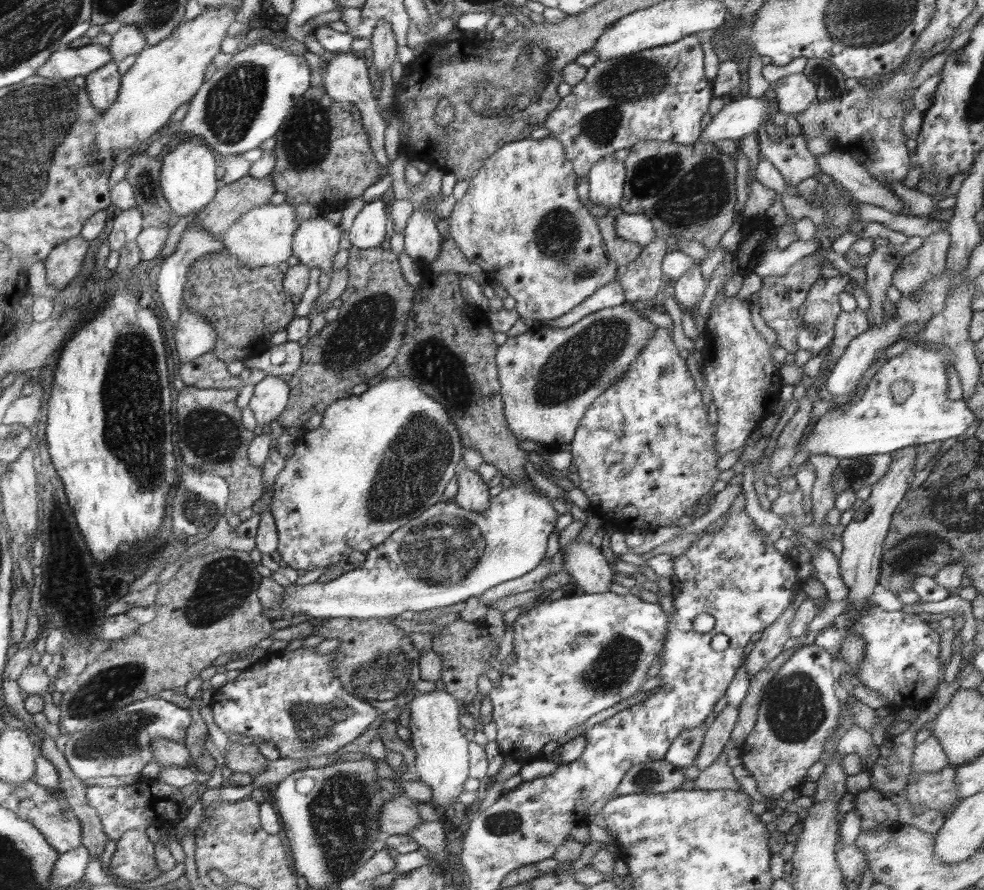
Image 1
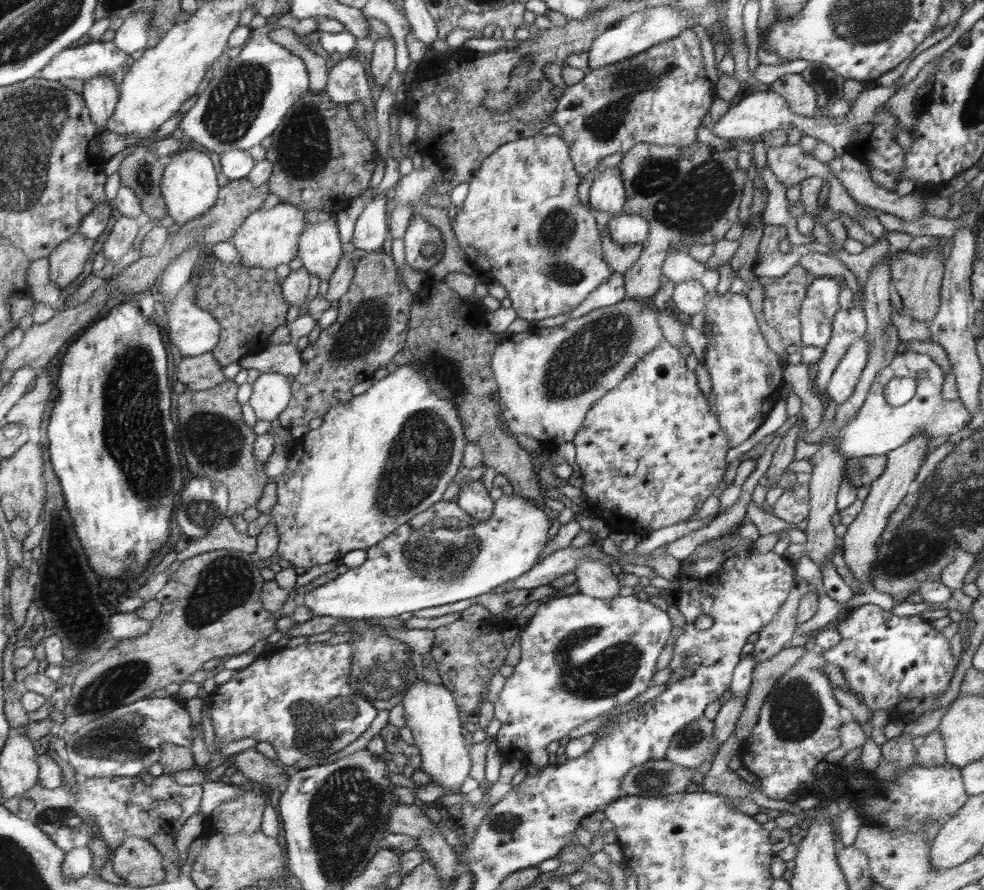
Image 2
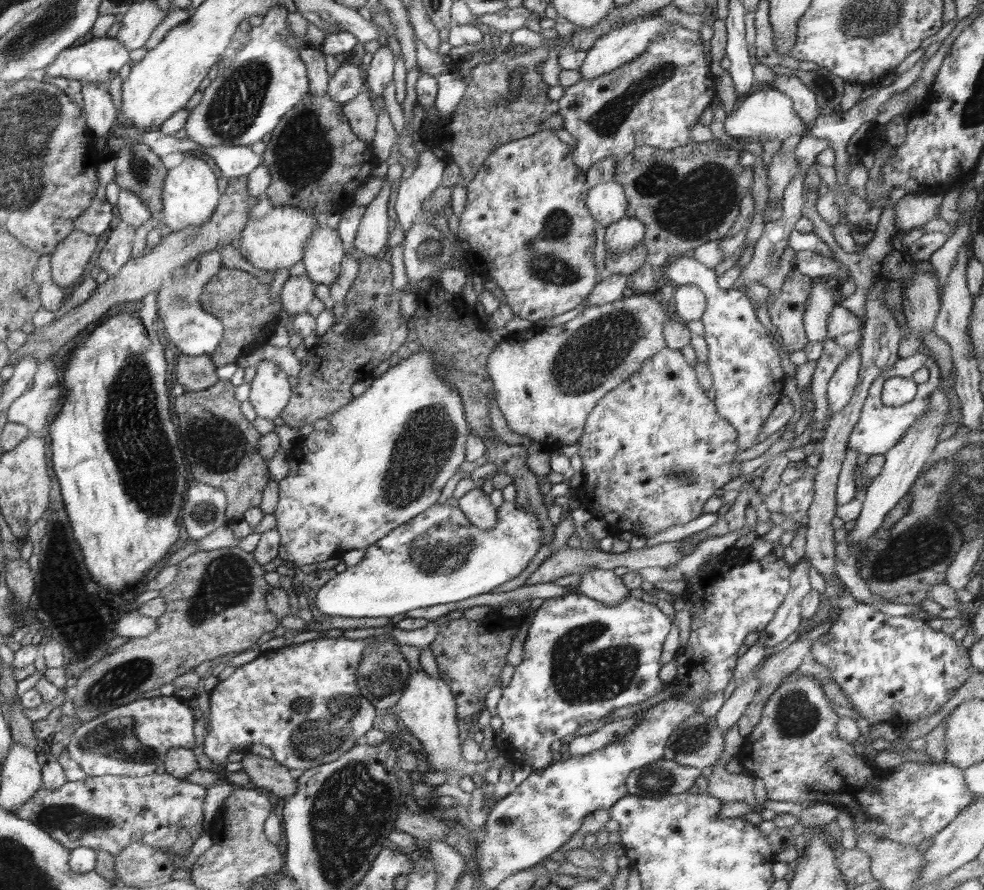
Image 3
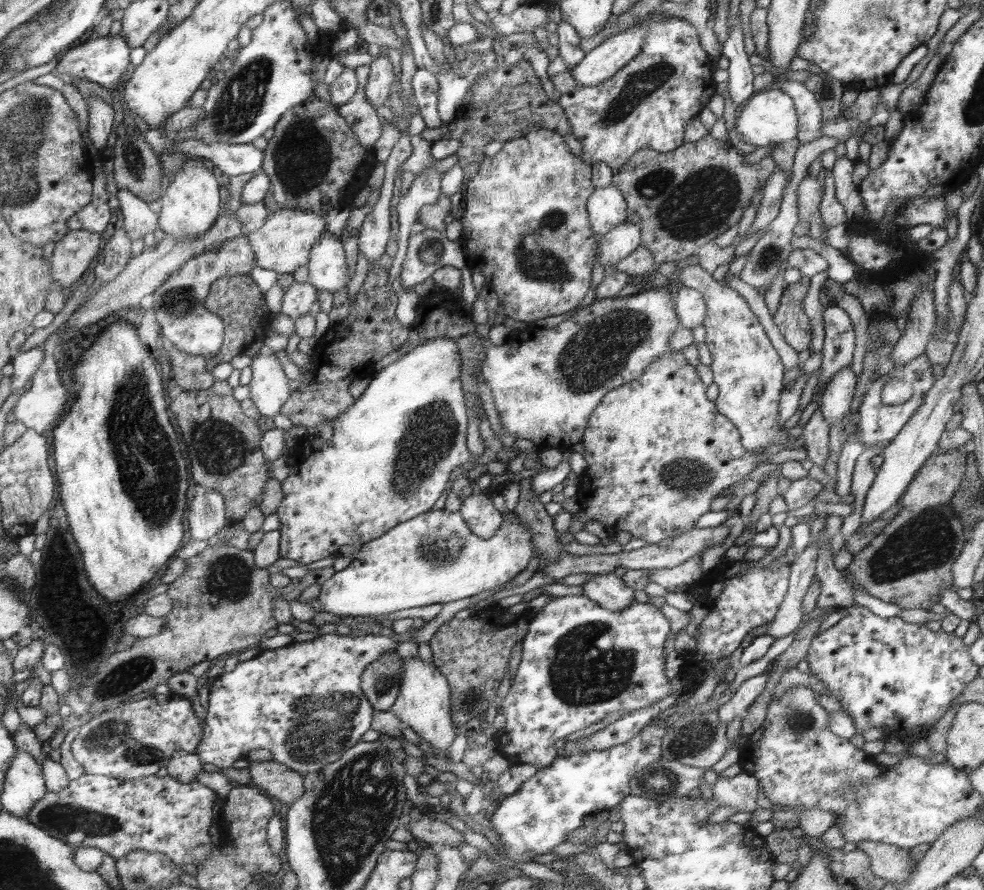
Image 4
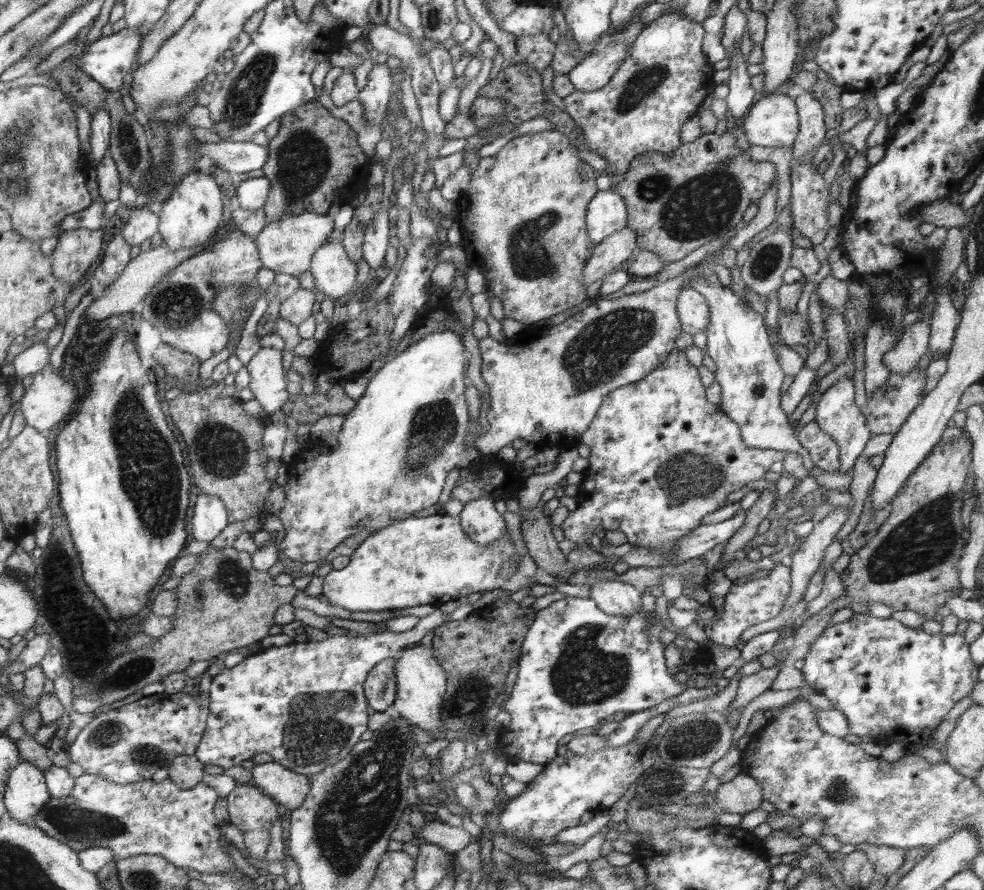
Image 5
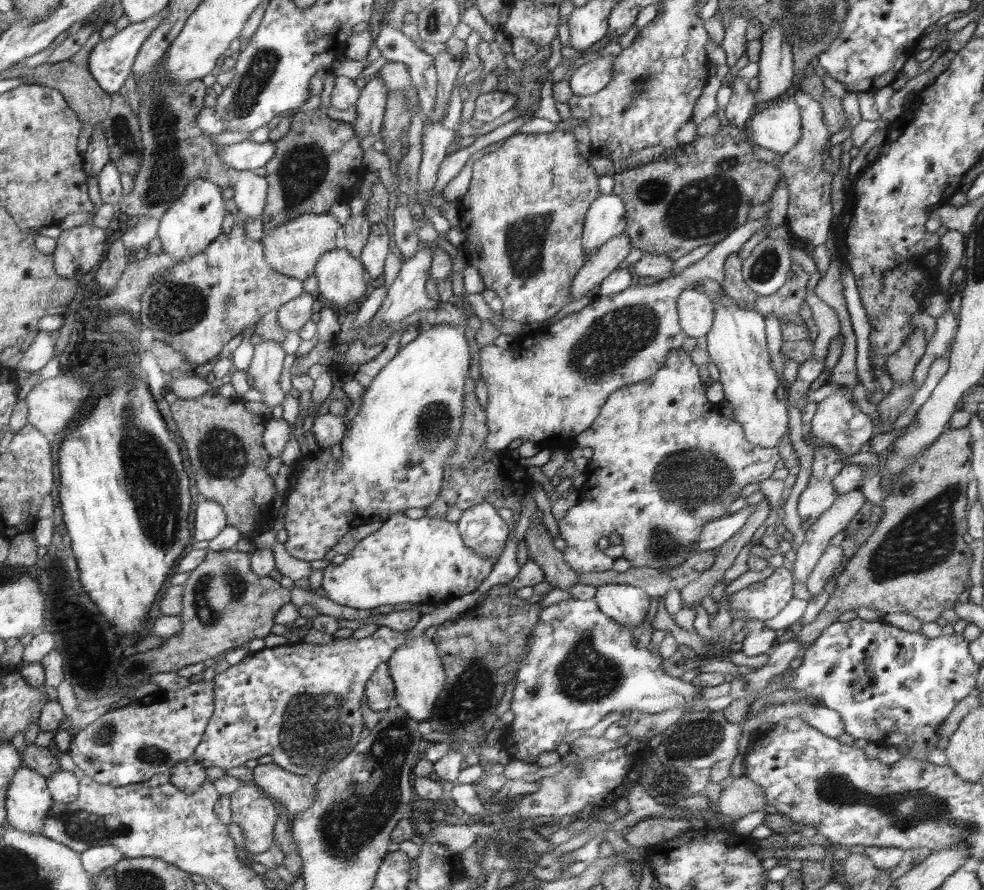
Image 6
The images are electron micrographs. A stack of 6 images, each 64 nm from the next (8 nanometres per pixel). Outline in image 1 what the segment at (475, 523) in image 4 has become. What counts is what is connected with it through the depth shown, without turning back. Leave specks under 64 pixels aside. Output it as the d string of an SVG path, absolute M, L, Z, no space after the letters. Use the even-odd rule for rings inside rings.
M463 465L458 473L457 483L458 493L455 498L460 508L470 512L484 512L489 508L492 498L488 492L488 484L476 470Z

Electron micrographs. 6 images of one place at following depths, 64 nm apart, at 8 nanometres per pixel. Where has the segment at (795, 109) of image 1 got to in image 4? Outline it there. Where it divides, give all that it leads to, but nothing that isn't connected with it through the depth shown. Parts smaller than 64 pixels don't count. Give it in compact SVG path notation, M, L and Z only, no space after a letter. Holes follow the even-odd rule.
M788 79L778 82L776 87L789 94L796 103L797 114L800 116L800 132L797 134L799 145L820 138L824 118L816 94L810 92L804 83Z

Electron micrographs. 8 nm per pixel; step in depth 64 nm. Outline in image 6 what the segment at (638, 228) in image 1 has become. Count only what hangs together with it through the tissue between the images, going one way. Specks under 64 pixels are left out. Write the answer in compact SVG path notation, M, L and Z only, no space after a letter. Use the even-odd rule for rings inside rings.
M625 233L612 238L601 249L594 251L577 274L571 300L579 301L596 286L601 285L611 273L614 273L614 270L626 265L627 258L632 252L633 240Z

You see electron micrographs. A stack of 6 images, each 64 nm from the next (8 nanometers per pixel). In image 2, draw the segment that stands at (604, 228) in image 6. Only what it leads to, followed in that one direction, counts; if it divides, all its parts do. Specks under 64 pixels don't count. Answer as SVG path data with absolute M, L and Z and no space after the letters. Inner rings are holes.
M606 167L598 172L589 192L588 204L596 208L596 211L605 212L613 217L624 213L628 196L625 194L620 167Z

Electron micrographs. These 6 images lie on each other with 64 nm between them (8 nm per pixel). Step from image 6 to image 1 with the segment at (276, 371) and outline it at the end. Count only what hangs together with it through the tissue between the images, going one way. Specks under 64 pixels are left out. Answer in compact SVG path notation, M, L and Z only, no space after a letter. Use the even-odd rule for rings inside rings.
M266 375L257 385L249 405L258 425L268 427L273 420L282 420L292 396L289 383L279 376Z

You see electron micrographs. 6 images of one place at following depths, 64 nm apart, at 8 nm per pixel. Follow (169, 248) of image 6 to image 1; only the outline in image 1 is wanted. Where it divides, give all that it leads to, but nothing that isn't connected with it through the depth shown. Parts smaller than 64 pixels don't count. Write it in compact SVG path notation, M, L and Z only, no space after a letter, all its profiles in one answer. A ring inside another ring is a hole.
M184 141L170 150L161 162L159 176L161 189L169 200L170 208L173 208L173 212L181 218L190 216L194 210L202 210L217 197L216 160L214 160L214 150L209 146L196 146L190 144L190 141Z

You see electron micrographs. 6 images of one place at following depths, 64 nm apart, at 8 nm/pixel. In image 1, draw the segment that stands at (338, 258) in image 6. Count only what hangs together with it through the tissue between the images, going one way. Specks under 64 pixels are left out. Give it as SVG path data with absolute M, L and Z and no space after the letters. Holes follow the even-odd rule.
M323 216L302 222L293 242L293 256L310 269L332 273L340 242L340 228Z

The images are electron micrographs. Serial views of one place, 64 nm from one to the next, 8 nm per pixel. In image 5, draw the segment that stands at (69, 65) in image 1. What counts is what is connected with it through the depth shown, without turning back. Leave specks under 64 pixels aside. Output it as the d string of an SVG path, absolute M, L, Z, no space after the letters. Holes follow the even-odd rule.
M124 27L124 30L113 33L110 36L101 36L92 44L81 49L74 57L77 65L88 76L99 82L106 90L124 92L127 79L132 70L134 56L141 48L141 34L135 28Z

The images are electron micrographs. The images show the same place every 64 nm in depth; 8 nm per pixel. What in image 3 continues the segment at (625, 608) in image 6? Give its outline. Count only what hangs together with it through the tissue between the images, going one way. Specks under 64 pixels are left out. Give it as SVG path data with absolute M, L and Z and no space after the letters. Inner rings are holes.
M589 568L581 572L577 592L604 602L606 606L616 606L630 596L630 588L613 570Z

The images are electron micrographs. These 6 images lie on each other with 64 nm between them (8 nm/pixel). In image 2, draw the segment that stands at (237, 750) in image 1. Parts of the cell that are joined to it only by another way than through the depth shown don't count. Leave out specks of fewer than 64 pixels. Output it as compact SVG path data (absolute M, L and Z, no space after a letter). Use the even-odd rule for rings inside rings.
M250 748L244 752L232 756L232 764L241 774L246 775L252 784L263 784L265 792L273 788L285 788L289 784L289 775L284 774L284 768L278 768L275 760L269 760L256 748Z

